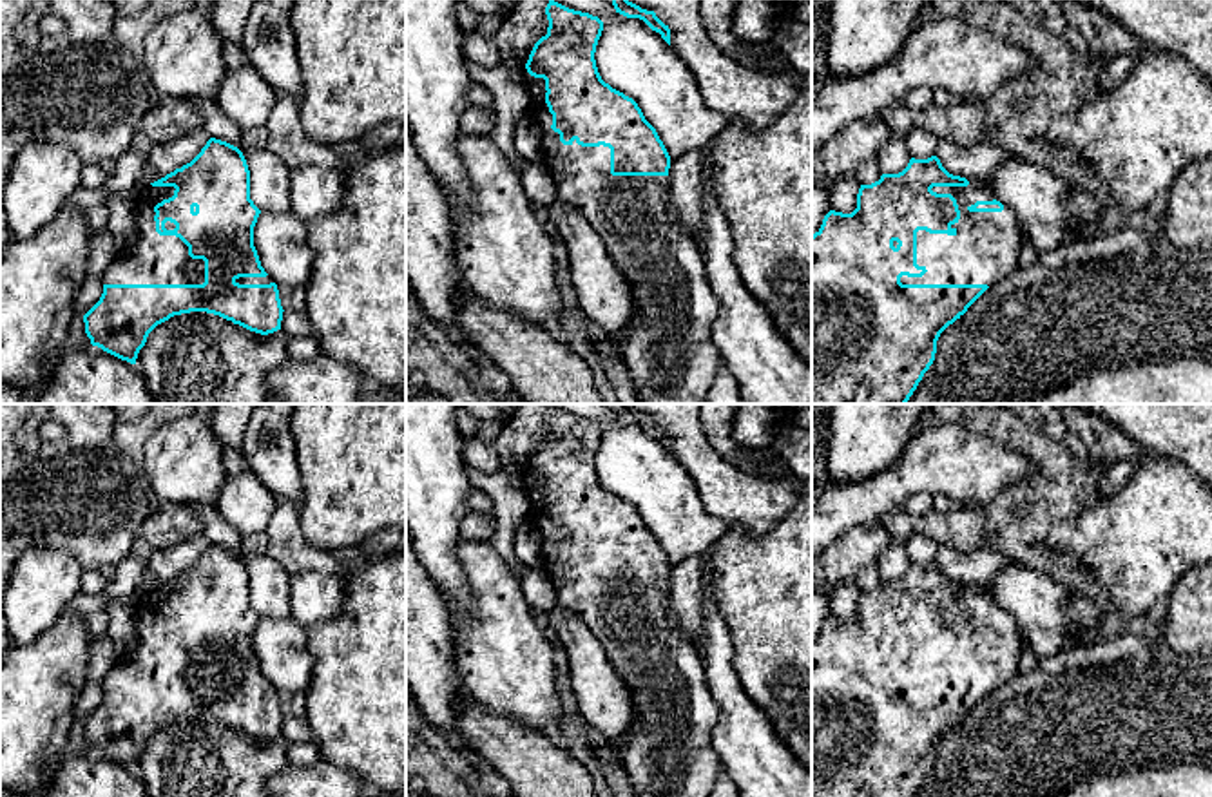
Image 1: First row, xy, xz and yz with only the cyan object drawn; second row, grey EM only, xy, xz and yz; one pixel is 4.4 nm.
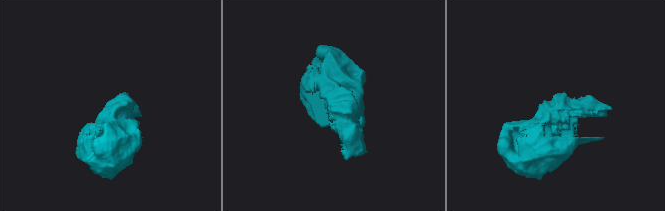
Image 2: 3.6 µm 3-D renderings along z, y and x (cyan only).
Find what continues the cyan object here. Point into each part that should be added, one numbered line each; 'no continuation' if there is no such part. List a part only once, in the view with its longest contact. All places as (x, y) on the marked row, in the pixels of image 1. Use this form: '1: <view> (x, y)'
1: yz (984, 250)

